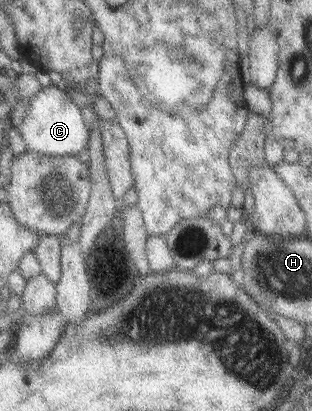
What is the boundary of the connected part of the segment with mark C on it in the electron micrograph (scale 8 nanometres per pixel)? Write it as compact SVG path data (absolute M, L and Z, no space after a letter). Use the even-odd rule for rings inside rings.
M45 86L26 102L25 116L16 126L23 144L24 152L35 152L45 157L77 155L87 146L89 131L86 129L80 109L67 96L60 86Z

